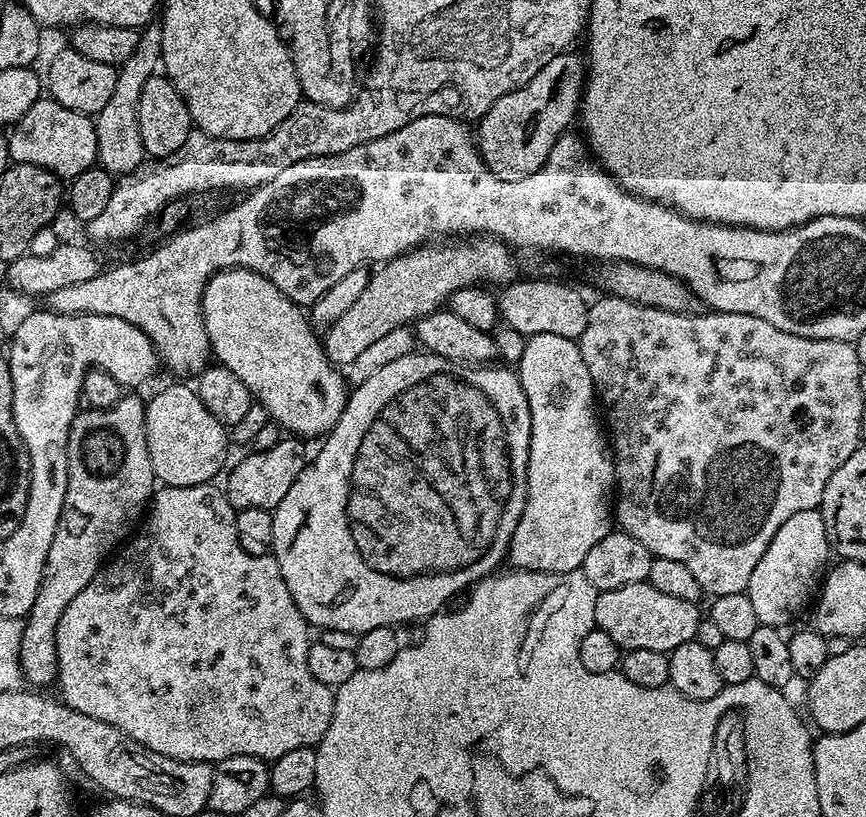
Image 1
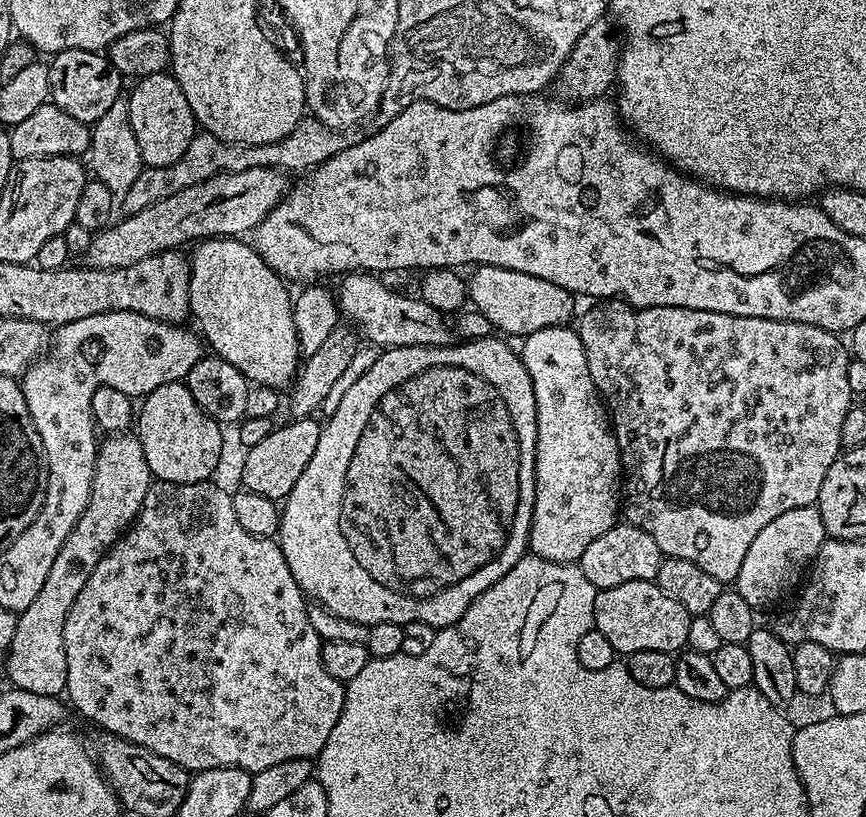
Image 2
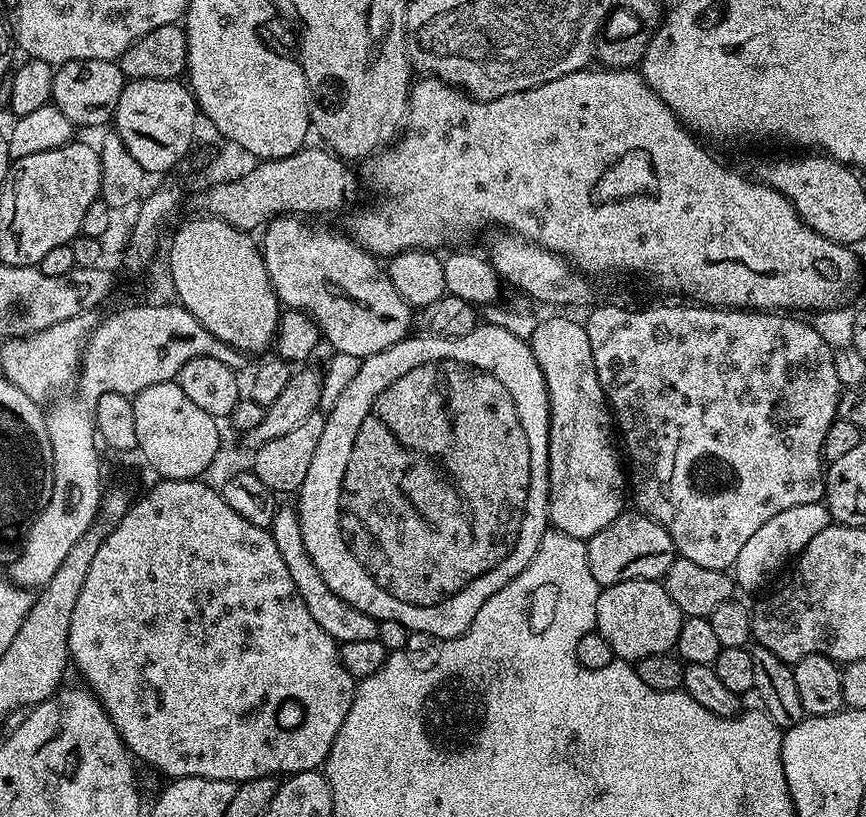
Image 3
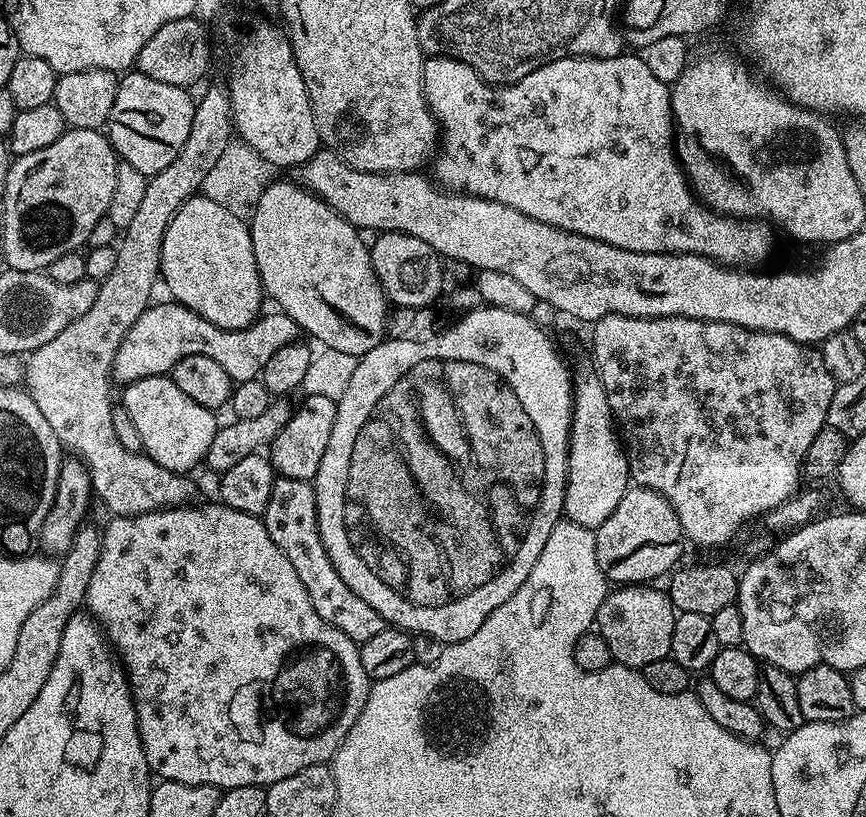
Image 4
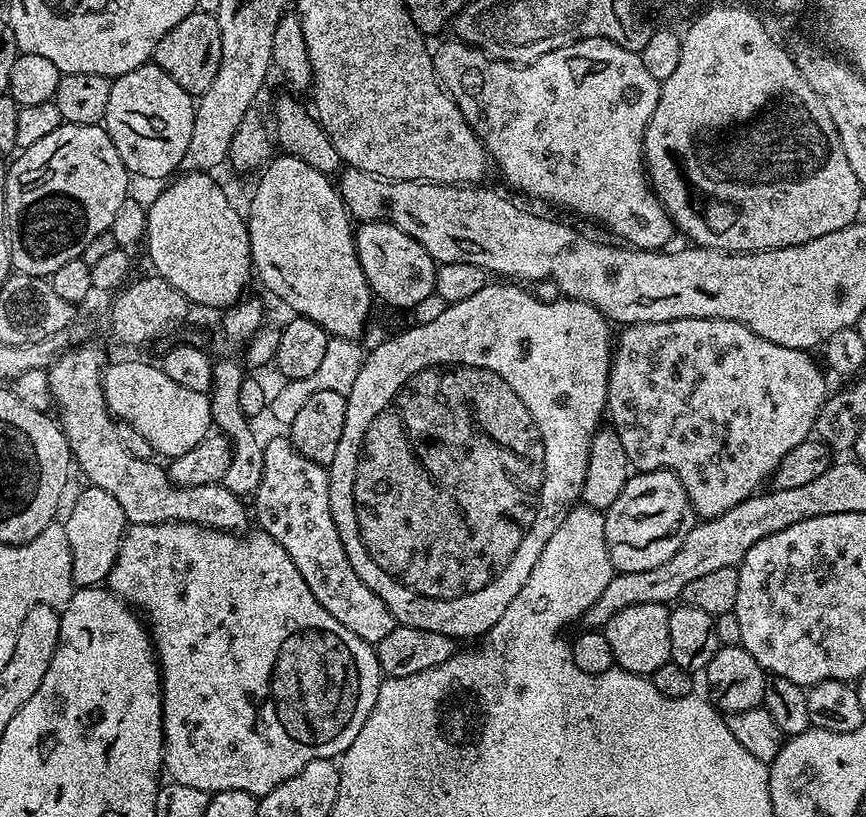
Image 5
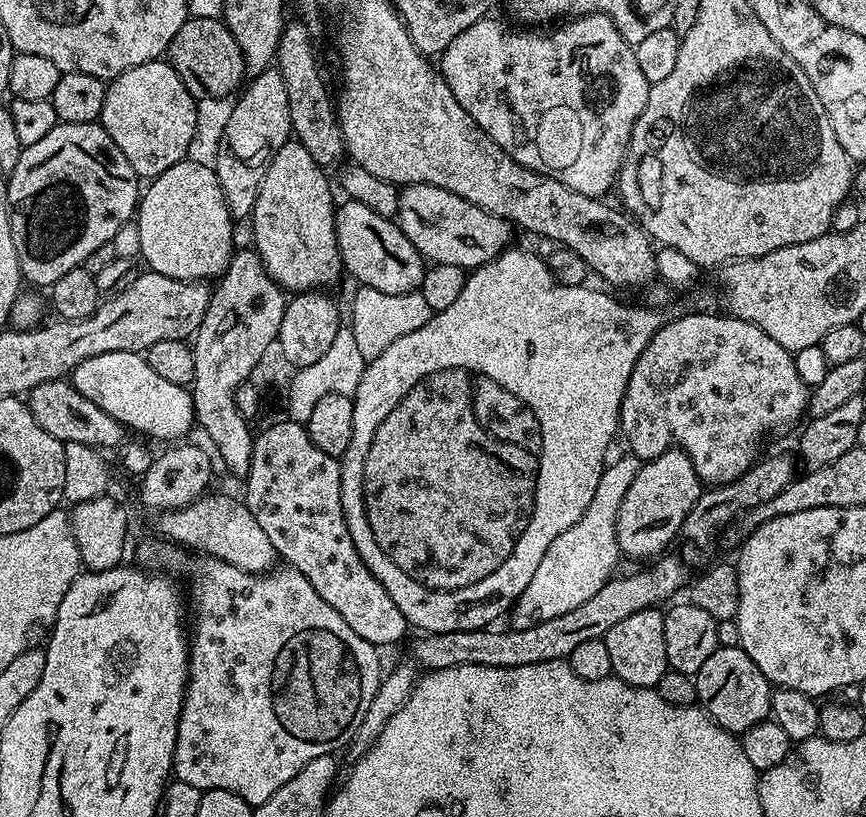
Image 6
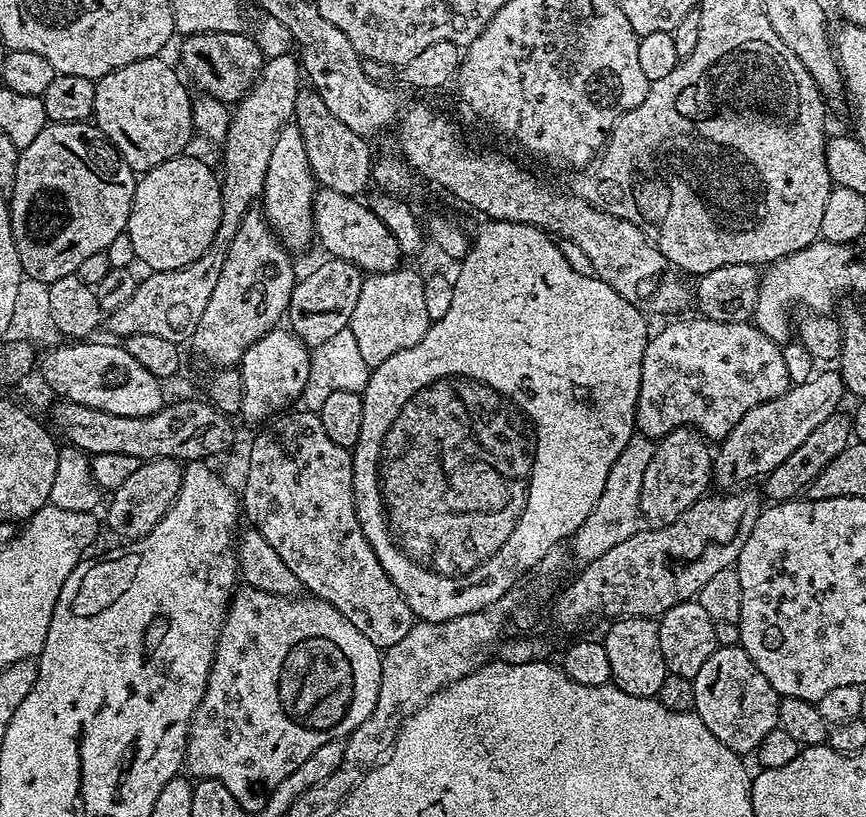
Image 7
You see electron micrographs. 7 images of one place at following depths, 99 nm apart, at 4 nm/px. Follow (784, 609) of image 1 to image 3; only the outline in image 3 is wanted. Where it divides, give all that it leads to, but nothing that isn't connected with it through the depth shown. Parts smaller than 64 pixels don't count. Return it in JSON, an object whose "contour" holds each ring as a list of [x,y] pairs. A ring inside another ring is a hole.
{"contour":[[[803,504],[802,506],[790,506],[790,510],[782,510],[782,514],[774,514],[770,522],[765,522],[758,530],[754,530],[754,535],[746,541],[746,546],[738,554],[734,565],[734,584],[737,589],[745,588],[752,592],[755,588],[760,588],[775,572],[780,572],[784,568],[784,563],[799,556],[800,551],[814,538],[814,534],[819,534],[821,530],[826,530],[829,524],[833,523],[832,515],[828,512],[827,504]]]}

